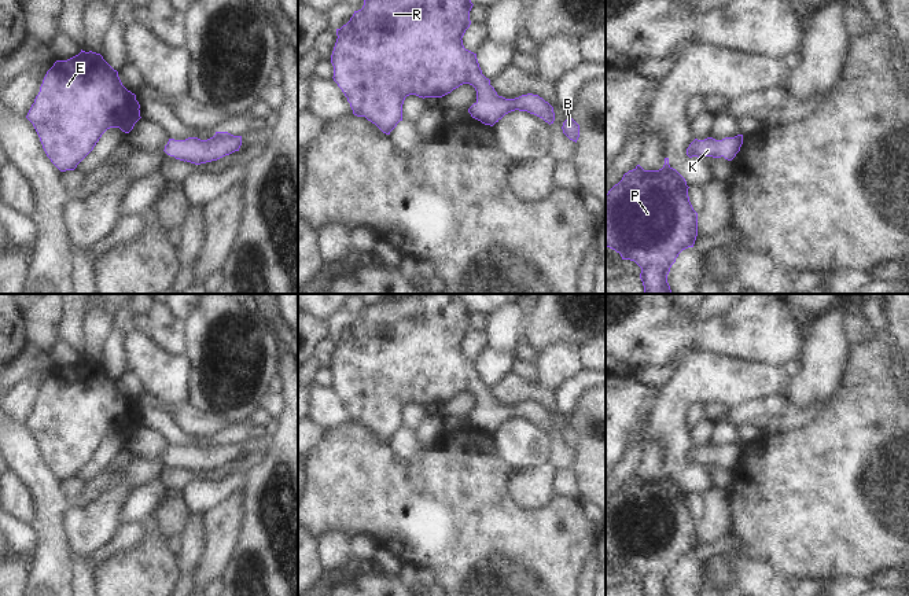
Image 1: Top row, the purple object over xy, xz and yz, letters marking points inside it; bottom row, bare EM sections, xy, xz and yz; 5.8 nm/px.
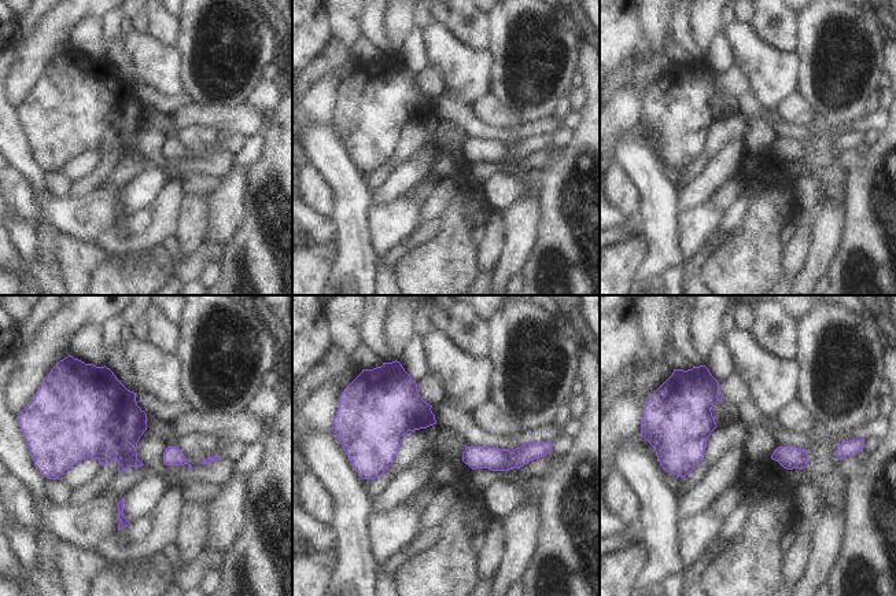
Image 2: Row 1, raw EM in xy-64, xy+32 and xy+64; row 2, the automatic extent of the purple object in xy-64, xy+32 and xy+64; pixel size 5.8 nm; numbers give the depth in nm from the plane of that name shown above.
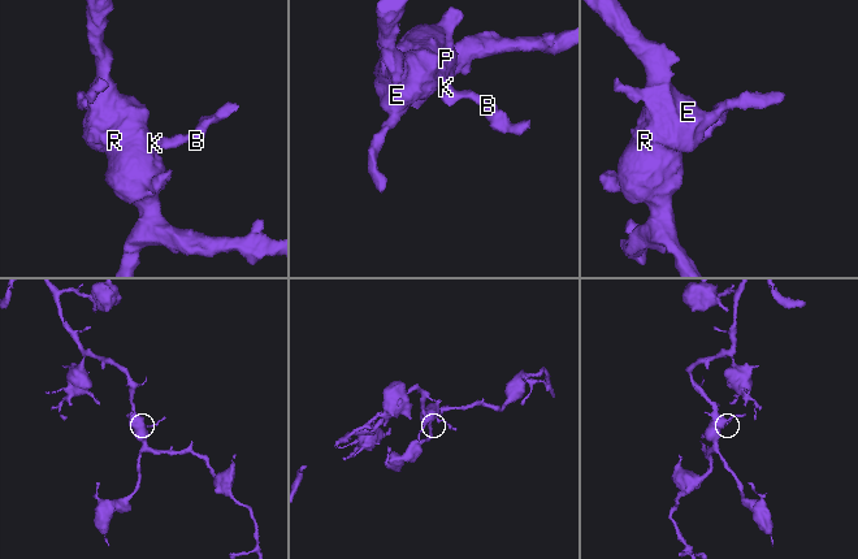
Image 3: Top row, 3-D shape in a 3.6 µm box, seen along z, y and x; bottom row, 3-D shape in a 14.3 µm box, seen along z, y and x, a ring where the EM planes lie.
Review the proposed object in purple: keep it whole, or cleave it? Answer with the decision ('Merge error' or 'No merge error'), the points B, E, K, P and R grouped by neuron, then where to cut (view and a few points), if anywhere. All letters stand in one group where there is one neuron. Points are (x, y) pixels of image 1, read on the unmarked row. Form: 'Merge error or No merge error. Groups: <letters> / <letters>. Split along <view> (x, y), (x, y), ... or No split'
No merge error. Groups: B E K P R. No split

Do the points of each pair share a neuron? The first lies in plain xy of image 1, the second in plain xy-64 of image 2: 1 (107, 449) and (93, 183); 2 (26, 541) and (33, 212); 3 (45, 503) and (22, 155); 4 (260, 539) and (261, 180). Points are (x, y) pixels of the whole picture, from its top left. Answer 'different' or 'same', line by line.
1: different
2: different
3: same
4: same

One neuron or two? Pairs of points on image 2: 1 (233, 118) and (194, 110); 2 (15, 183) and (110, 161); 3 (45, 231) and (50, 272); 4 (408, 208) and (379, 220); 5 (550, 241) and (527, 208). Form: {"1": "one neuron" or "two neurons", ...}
{"1": "one neuron", "2": "two neurons", "3": "one neuron", "4": "one neuron", "5": "two neurons"}

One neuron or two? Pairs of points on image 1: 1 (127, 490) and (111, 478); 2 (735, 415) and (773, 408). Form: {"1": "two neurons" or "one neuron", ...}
{"1": "two neurons", "2": "one neuron"}

